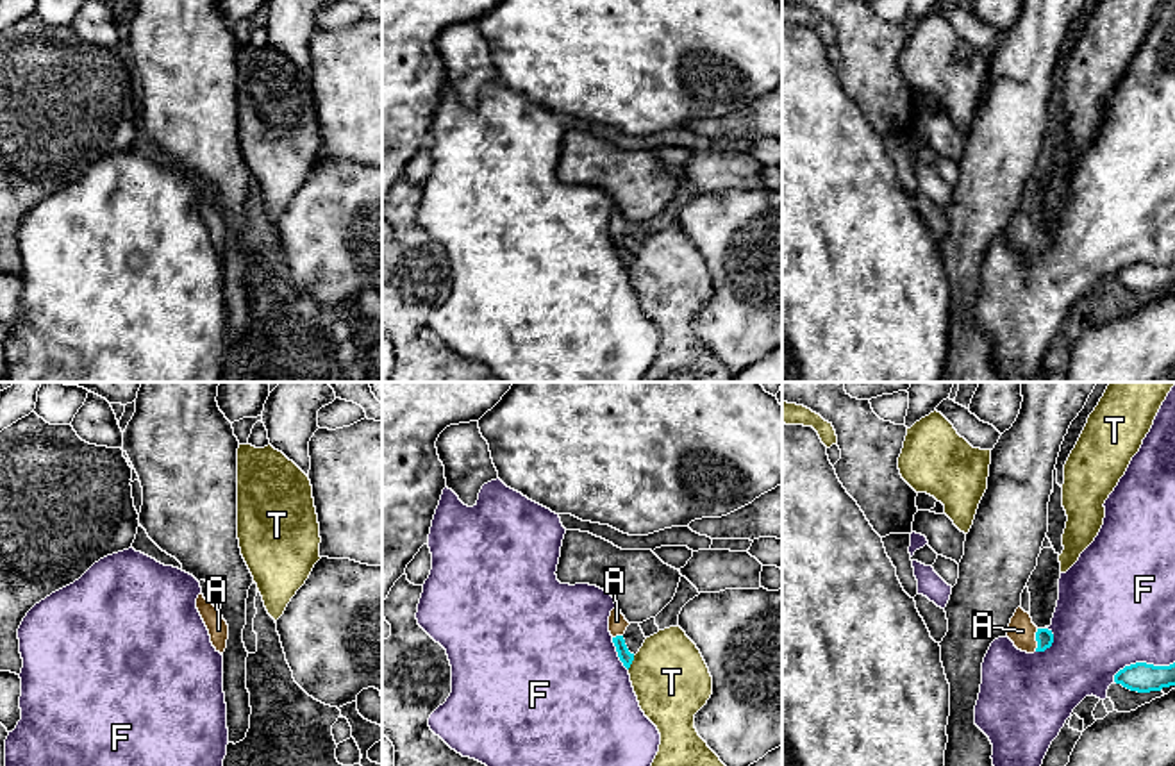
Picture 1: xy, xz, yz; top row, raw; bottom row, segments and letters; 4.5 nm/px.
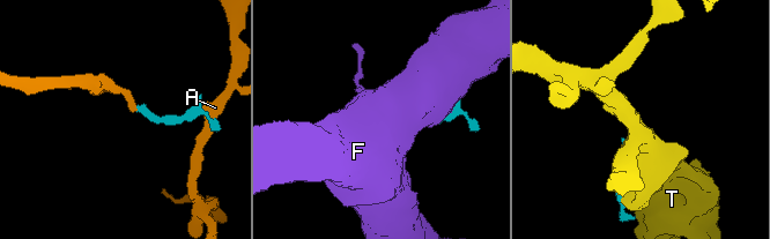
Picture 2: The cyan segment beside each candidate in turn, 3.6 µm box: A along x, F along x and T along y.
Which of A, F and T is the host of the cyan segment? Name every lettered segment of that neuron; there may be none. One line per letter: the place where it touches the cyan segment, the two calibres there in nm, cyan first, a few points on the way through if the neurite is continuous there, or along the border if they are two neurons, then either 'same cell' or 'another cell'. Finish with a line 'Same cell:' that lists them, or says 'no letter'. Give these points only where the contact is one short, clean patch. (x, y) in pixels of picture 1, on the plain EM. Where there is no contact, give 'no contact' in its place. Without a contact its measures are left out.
A: meets cyan in yz at (1036, 240); 80 nm thick on the cyan side, 120 nm on the other; same cell
F: meets cyan in yz at (1141, 263); 140 nm thick on the cyan side, 480 nm on the other; another cell
T: meets cyan in xz at (631, 263); 60 nm thick on the cyan side, 340 nm on the other; another cell
Same cell: A

